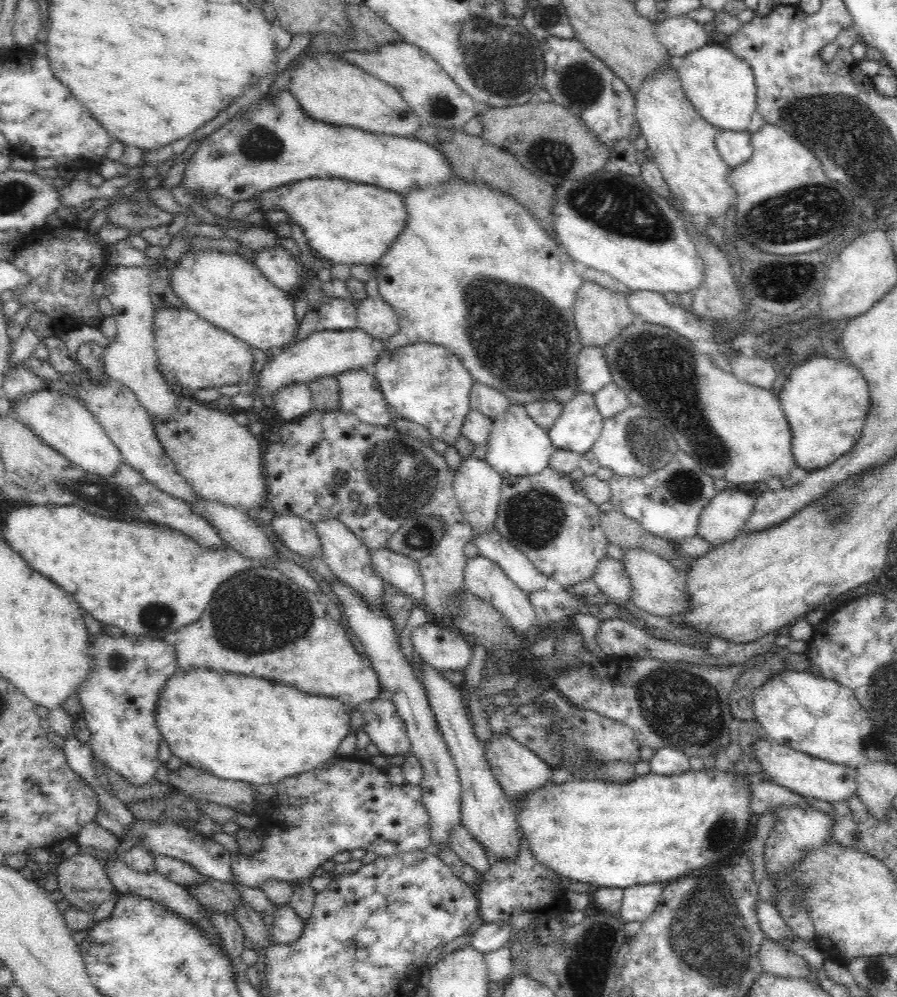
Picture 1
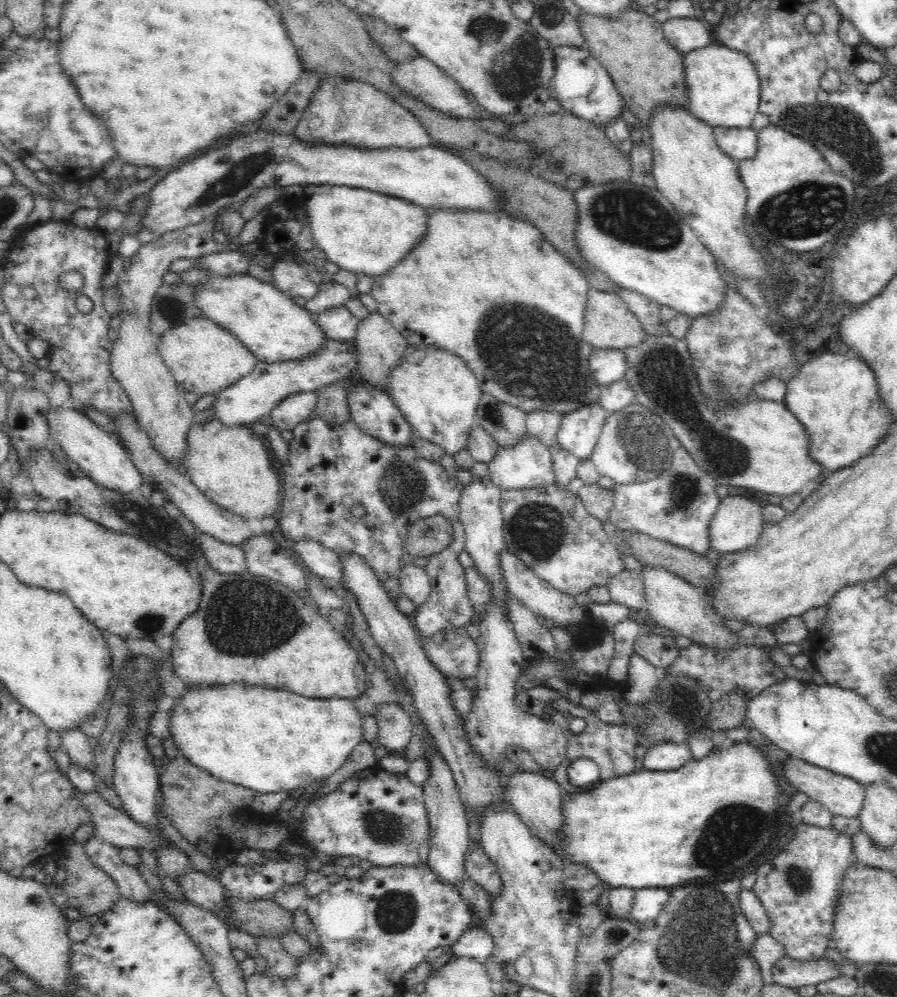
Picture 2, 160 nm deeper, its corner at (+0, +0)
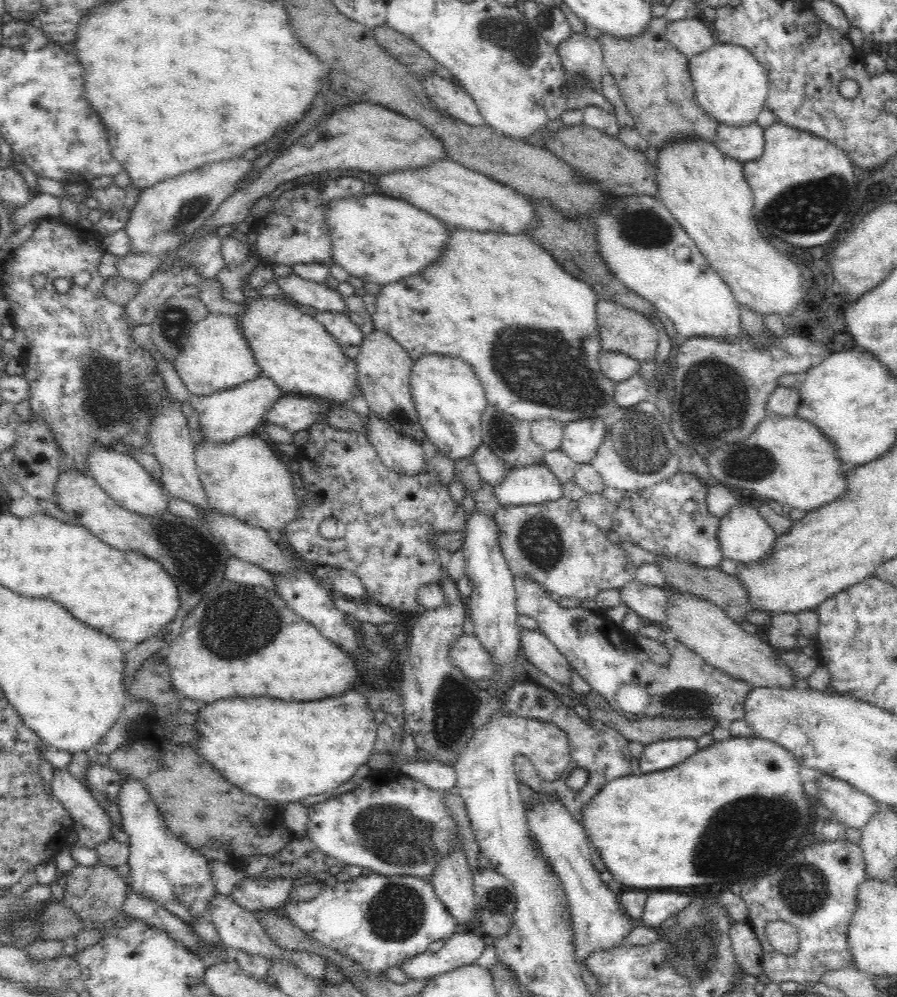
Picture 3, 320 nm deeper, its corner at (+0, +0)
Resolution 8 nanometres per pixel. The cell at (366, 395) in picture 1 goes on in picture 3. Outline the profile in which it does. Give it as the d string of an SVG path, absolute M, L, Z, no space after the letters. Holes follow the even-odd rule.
M372 412L364 428L384 467L408 476L426 471L426 458L418 441L400 435L392 425L378 419Z

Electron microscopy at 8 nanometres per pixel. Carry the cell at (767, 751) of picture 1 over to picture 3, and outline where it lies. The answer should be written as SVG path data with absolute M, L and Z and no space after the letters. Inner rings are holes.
M818 772L818 801L845 826L861 830L877 813L880 803L846 781Z

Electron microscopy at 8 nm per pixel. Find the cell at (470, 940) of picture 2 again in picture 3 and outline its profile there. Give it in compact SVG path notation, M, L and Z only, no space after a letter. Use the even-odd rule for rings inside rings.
M473 930L454 933L437 952L430 953L430 951L426 950L416 954L416 956L408 956L396 967L404 972L409 981L431 980L433 976L444 974L459 966L476 963L487 942L489 942L488 938L475 934Z

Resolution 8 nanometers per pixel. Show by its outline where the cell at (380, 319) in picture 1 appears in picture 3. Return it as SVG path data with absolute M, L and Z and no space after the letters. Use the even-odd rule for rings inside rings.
M374 330L364 336L360 351L355 358L359 388L367 402L370 412L378 419L392 425L402 436L418 441L420 445L429 444L426 433L419 423L418 411L412 400L410 375L414 360L410 359L402 345L394 341L388 333Z

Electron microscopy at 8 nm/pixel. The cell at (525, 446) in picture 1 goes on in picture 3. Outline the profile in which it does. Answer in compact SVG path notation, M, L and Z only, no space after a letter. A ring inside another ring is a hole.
M545 465L509 467L505 479L494 487L502 506L544 504L564 496L564 484Z

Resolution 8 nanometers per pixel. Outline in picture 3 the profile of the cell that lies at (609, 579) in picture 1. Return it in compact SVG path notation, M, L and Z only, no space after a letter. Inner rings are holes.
M634 580L619 590L622 604L640 615L645 623L664 628L666 610L670 608L665 586L650 586Z

